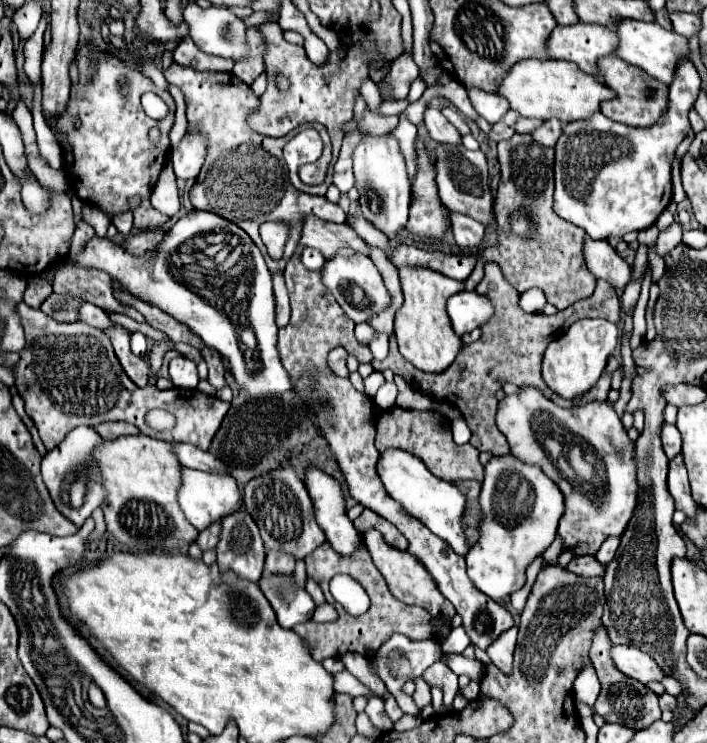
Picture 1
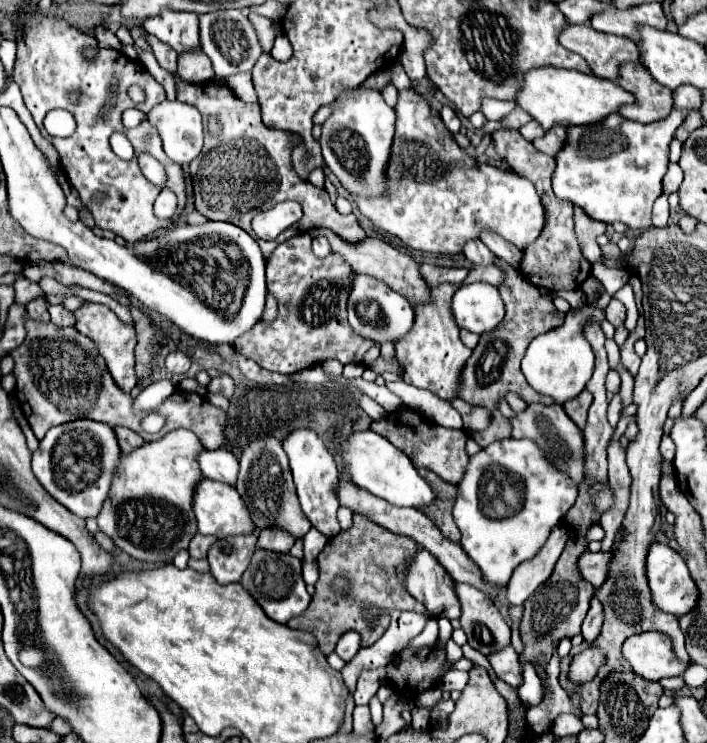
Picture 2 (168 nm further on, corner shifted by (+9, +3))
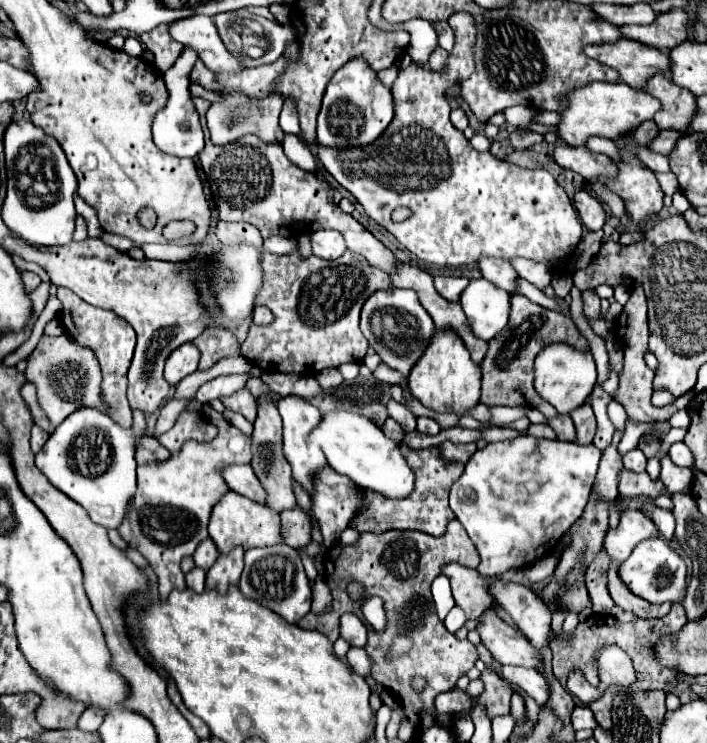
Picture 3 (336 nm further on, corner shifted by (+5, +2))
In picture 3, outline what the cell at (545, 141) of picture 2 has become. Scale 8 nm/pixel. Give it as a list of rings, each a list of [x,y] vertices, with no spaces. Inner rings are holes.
[[[558,143],[554,147],[552,157],[560,167],[570,169],[570,171],[582,175],[584,179],[592,179],[592,177],[600,177],[600,175],[604,175],[604,177],[616,175],[616,165],[612,163],[612,159],[606,155],[600,155],[600,153],[592,153],[586,145],[570,147],[570,145]]]

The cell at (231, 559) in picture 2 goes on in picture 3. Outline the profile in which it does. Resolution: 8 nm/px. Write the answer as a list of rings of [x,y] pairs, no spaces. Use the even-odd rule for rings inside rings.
[[[234,547],[230,553],[220,555],[218,561],[208,569],[206,587],[226,593],[228,585],[234,585],[240,581],[242,569],[244,569],[244,549]]]

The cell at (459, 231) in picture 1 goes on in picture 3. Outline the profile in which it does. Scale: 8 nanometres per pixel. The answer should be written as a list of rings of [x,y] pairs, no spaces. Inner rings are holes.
[[[482,257],[478,261],[478,267],[480,267],[484,279],[492,281],[500,289],[506,289],[508,293],[514,293],[514,281],[516,281],[518,273],[512,269],[510,261],[504,261],[498,257]]]

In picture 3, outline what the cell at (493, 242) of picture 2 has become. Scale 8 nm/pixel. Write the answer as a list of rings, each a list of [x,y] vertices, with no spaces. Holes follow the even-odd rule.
[[[514,257],[514,259],[510,259],[510,263],[522,279],[530,281],[538,289],[544,289],[552,279],[550,267],[544,265],[544,263],[536,263],[536,261],[530,261],[530,259],[524,259],[524,257]]]

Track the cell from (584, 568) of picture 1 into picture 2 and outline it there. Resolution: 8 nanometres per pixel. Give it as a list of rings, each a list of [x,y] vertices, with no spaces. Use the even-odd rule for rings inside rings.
[[[586,552],[580,558],[580,572],[584,580],[588,580],[594,588],[600,588],[608,578],[608,564],[612,560],[612,552]]]

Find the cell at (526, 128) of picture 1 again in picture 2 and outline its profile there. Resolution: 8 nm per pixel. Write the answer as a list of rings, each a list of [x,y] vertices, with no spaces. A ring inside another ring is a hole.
[[[532,120],[532,122],[528,122],[526,126],[520,128],[520,134],[528,142],[532,142],[532,140],[536,140],[536,136],[544,136],[544,128],[540,128],[540,124],[536,124],[536,120]]]

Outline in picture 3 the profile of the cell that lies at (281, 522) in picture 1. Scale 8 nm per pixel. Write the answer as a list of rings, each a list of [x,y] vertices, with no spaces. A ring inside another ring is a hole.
[[[262,401],[258,405],[258,417],[254,421],[254,433],[252,433],[250,465],[266,491],[266,507],[274,509],[276,513],[296,507],[296,497],[294,497],[294,487],[292,487],[292,469],[282,453],[282,419],[272,401]]]

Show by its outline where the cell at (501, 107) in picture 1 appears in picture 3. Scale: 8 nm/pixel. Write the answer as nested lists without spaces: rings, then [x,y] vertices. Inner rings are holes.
[[[510,107],[504,111],[504,117],[506,117],[506,123],[516,127],[516,125],[532,123],[532,113],[536,113],[536,111],[530,111],[528,107]]]

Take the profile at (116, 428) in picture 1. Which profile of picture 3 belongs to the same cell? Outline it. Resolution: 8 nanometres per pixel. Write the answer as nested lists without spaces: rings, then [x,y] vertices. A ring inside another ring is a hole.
[[[142,435],[136,447],[136,463],[144,465],[144,463],[152,463],[152,461],[164,461],[170,457],[170,451],[164,449],[154,437],[150,435]]]

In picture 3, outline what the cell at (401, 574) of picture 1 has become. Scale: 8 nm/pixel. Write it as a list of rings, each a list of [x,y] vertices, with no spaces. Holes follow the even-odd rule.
[[[446,563],[442,567],[442,575],[450,579],[454,601],[466,613],[466,619],[478,619],[480,613],[492,605],[492,597],[488,597],[488,589],[484,589],[484,575],[476,569]]]

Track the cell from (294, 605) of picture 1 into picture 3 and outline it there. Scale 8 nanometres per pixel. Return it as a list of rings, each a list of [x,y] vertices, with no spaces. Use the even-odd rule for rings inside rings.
[[[282,543],[272,547],[262,547],[262,549],[248,549],[244,555],[244,561],[246,561],[246,567],[238,587],[246,597],[278,613],[288,623],[298,623],[310,611],[310,605],[312,605],[310,581],[304,573],[304,565],[296,549]]]

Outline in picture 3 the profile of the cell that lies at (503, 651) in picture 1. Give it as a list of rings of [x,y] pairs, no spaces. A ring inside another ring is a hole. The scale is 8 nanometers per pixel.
[[[502,665],[500,675],[502,675],[504,681],[522,687],[540,707],[548,699],[546,681],[544,681],[544,677],[540,677],[540,673],[536,673],[536,669],[518,667],[518,665]]]

